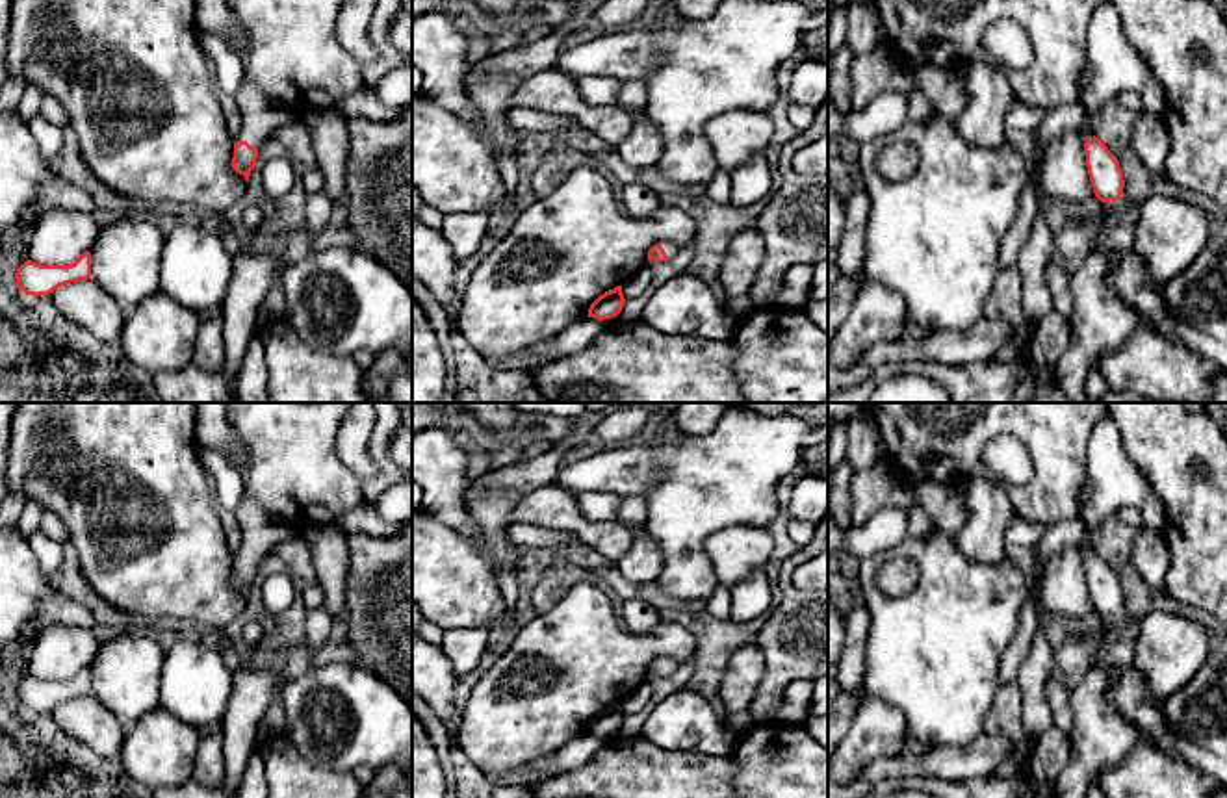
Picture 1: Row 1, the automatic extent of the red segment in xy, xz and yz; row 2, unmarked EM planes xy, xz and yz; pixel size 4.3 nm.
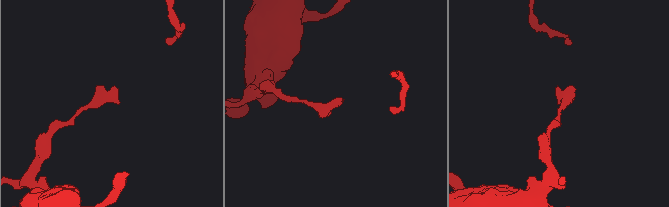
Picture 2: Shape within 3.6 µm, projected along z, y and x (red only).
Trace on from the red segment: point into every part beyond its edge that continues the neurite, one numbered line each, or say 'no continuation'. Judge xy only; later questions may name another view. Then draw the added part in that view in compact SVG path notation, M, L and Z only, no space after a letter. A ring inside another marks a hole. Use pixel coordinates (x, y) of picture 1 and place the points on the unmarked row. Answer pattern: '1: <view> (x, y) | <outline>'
1: xy (262, 533) | M245 484L236 520L243 534L236 557L247 557L254 564L260 564L278 544L297 534L297 529L265 514L264 508L245 492Z

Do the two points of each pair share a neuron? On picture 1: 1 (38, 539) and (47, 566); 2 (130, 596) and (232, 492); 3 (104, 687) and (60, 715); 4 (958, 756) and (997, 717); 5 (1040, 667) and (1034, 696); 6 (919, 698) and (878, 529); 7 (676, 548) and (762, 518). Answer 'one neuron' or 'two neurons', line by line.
1: one neuron
2: two neurons
3: two neurons
4: two neurons
5: one neuron
6: two neurons
7: one neuron

